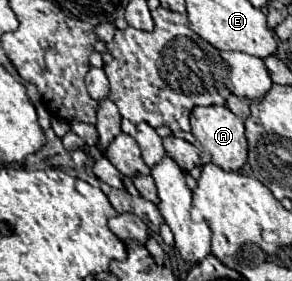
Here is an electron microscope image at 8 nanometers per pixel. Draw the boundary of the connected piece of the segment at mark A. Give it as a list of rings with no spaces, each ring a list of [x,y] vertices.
[[[196,106],[190,114],[190,124],[192,124],[192,132],[186,134],[194,134],[193,145],[200,150],[202,164],[216,164],[226,172],[240,170],[246,164],[248,154],[246,154],[244,120],[232,114],[226,106]]]

